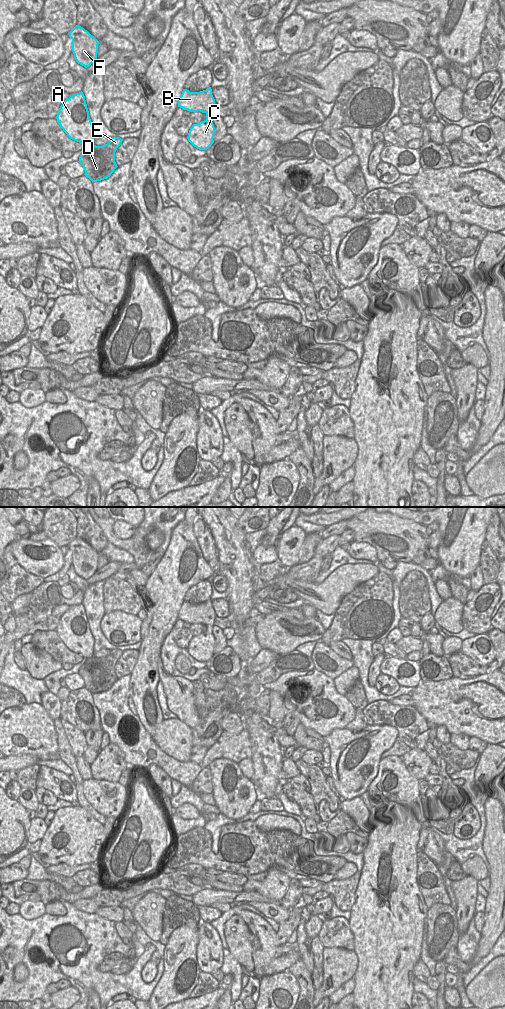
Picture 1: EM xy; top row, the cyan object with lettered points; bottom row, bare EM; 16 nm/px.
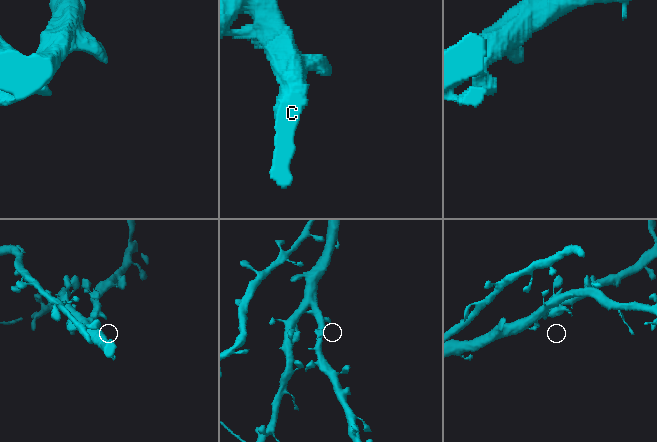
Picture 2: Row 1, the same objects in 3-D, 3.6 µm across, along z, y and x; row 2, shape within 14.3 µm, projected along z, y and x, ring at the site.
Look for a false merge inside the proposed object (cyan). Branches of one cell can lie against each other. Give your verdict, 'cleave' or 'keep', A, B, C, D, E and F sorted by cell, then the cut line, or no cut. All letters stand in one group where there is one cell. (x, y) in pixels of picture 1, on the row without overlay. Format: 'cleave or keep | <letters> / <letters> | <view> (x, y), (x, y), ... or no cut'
keep | A B C D E F | no cut

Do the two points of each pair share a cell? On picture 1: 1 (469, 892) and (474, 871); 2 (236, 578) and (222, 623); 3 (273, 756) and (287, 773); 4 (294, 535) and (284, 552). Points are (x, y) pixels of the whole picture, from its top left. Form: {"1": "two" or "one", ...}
{"1": "two", "2": "two", "3": "two", "4": "one"}

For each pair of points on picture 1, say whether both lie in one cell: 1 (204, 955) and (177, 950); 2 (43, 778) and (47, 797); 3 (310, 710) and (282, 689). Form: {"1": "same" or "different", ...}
{"1": "different", "2": "different", "3": "same"}

